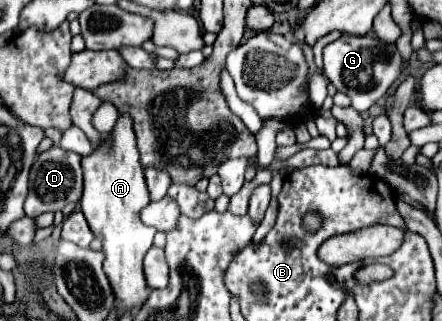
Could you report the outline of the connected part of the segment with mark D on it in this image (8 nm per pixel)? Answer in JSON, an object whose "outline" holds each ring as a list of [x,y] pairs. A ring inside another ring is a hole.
{"outline":[[[59,146],[49,148],[39,154],[29,174],[29,196],[25,200],[25,214],[35,218],[43,212],[57,212],[69,202],[79,202],[83,194],[83,172],[81,172],[81,156],[75,152],[65,152]]]}

